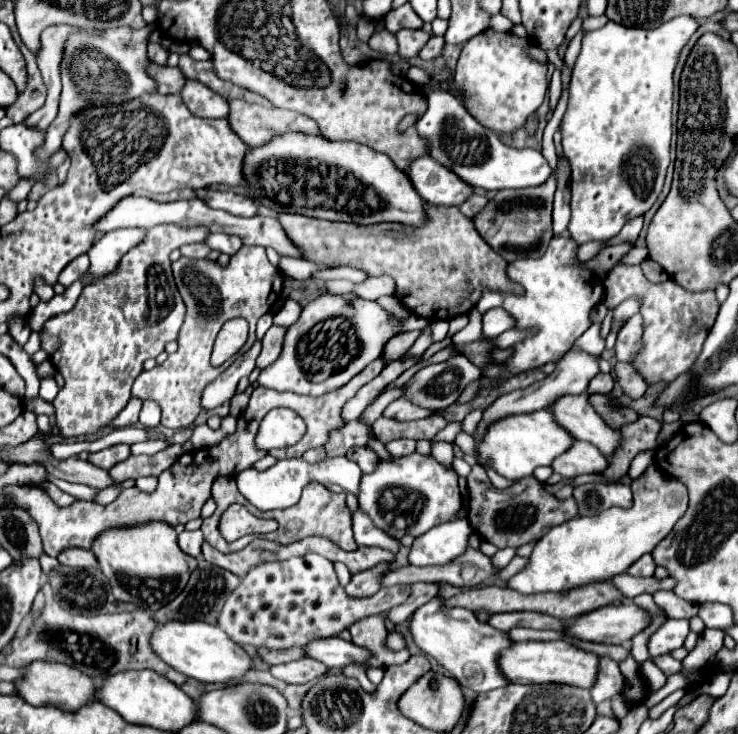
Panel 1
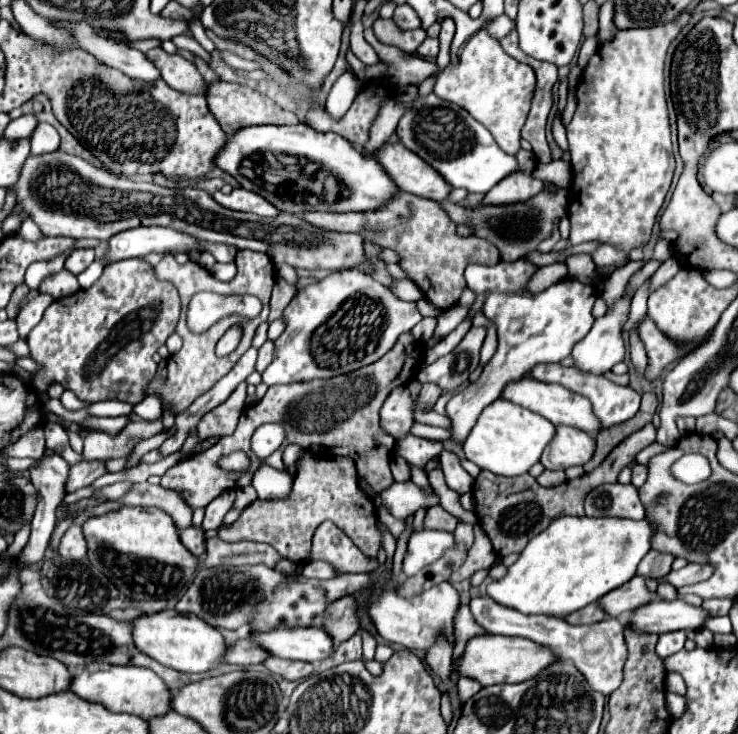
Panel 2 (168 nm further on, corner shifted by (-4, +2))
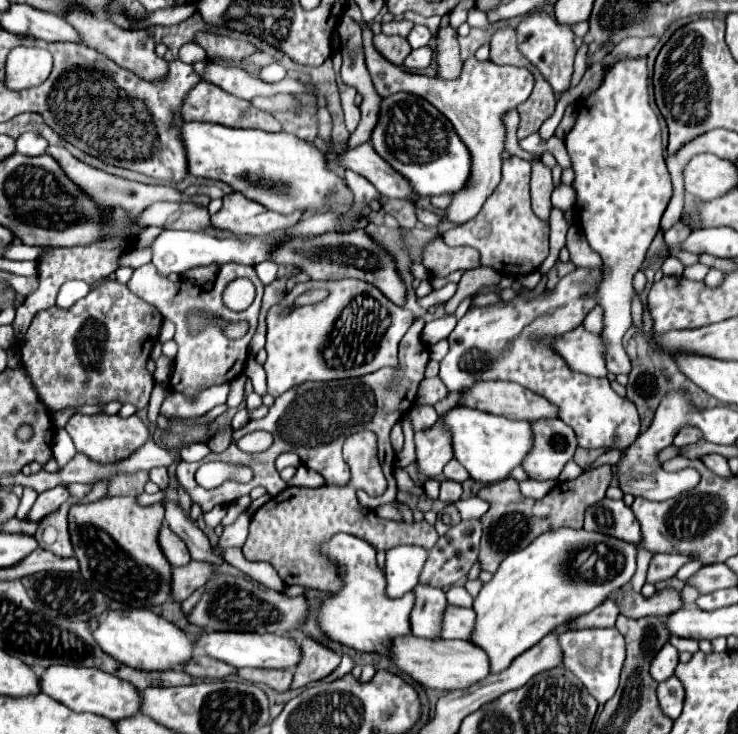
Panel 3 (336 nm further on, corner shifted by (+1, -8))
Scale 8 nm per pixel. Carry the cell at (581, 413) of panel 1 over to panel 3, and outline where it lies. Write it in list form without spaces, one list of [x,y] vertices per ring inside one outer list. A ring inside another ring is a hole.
[[[478,382],[460,392],[460,402],[464,406],[510,420],[530,422],[540,418],[558,418],[556,406],[514,382]]]

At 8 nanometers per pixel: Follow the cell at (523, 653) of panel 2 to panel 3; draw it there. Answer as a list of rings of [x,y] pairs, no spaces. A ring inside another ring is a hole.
[[[414,634],[400,636],[390,646],[390,660],[398,666],[400,672],[408,674],[418,684],[426,688],[438,688],[438,690],[468,688],[490,674],[486,652],[466,640],[444,640],[444,638],[424,640]]]

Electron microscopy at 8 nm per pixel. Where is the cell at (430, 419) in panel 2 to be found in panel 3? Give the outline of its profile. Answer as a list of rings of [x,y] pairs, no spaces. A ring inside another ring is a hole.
[[[414,406],[410,410],[410,422],[412,422],[412,428],[418,432],[418,430],[426,430],[430,426],[434,426],[438,420],[438,414],[432,406]]]

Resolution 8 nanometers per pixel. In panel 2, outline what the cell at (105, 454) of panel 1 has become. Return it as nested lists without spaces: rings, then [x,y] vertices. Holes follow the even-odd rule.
[[[81,460],[75,466],[71,466],[67,492],[85,488],[85,486],[93,484],[103,474],[107,474],[107,460]]]

